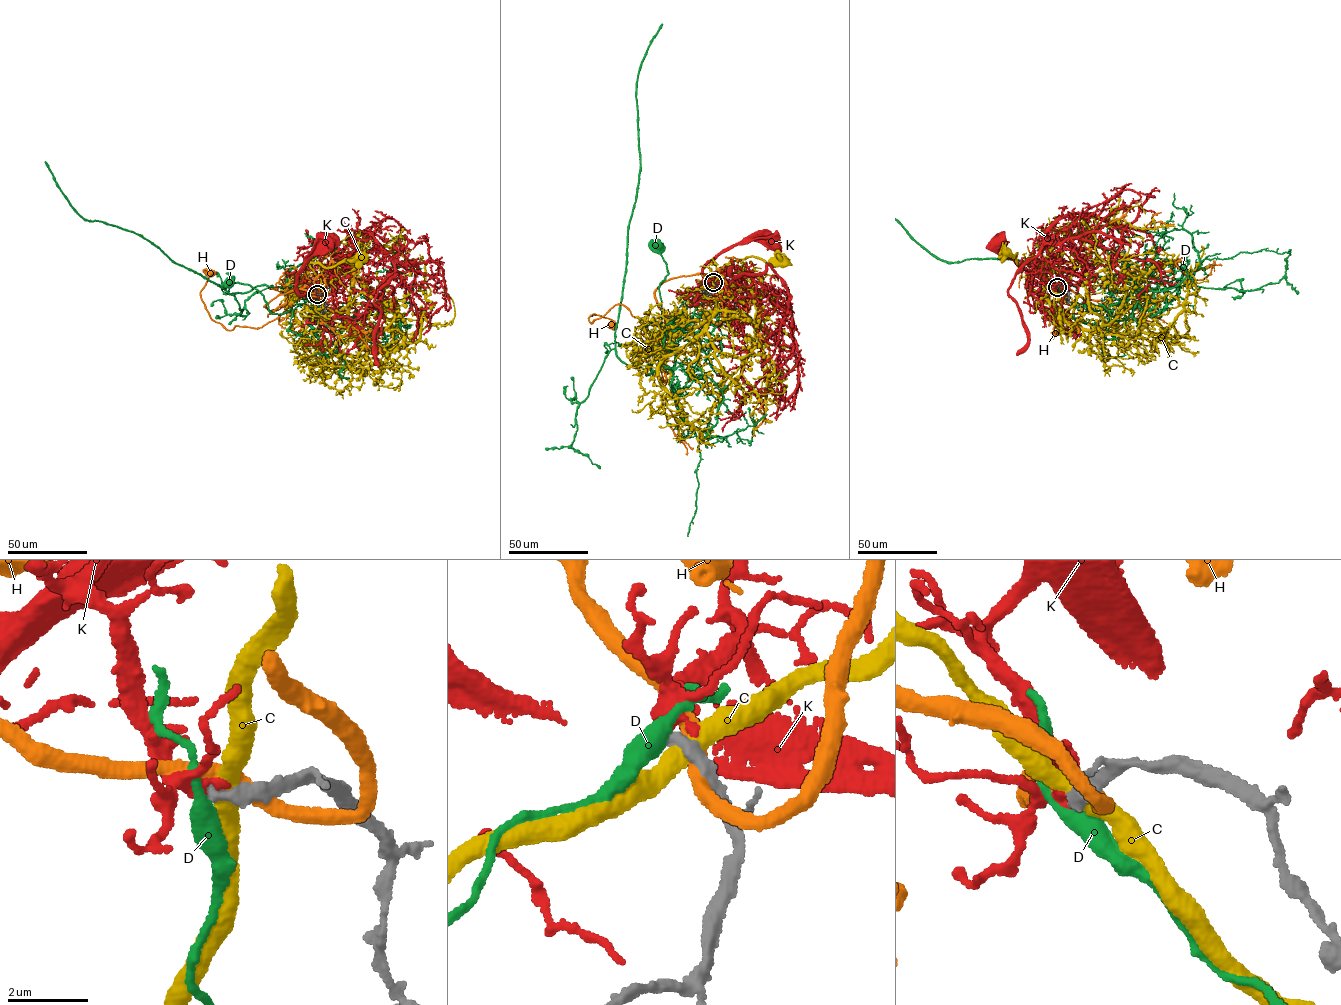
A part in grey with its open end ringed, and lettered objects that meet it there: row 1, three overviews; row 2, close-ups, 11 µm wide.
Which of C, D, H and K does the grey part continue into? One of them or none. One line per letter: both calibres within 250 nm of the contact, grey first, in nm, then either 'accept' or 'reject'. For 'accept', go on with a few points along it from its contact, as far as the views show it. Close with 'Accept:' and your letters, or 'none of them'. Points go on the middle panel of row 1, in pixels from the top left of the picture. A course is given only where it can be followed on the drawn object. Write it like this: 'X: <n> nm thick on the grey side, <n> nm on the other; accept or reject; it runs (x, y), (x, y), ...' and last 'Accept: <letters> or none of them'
C: 440 nm thick on the grey side, 420 nm on the other; reject
D: 360 nm thick on the grey side, 400 nm on the other; reject
H: 320 nm thick on the grey side, 360 nm on the other; reject
K: 360 nm thick on the grey side, 360 nm on the other; accept; it runs (714, 281), (716, 278), (707, 280), (704, 277), (703, 269), (709, 261), (750, 240), (774, 239), (774, 241)
Accept: K

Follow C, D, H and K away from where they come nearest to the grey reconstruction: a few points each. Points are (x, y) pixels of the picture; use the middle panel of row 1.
C: (714, 282), (728, 276), (735, 261), (753, 256), (772, 264), (782, 262)
D: (713, 282), (673, 318), (677, 353), (670, 350), (660, 330), (659, 286), (668, 273), (658, 245)
H: (715, 283), (702, 274), (663, 282), (654, 294), (670, 328), (620, 304), (588, 318), (612, 325)
K: (714, 281), (716, 278), (707, 280), (704, 277), (703, 269), (709, 261), (750, 240), (774, 239), (774, 241)

